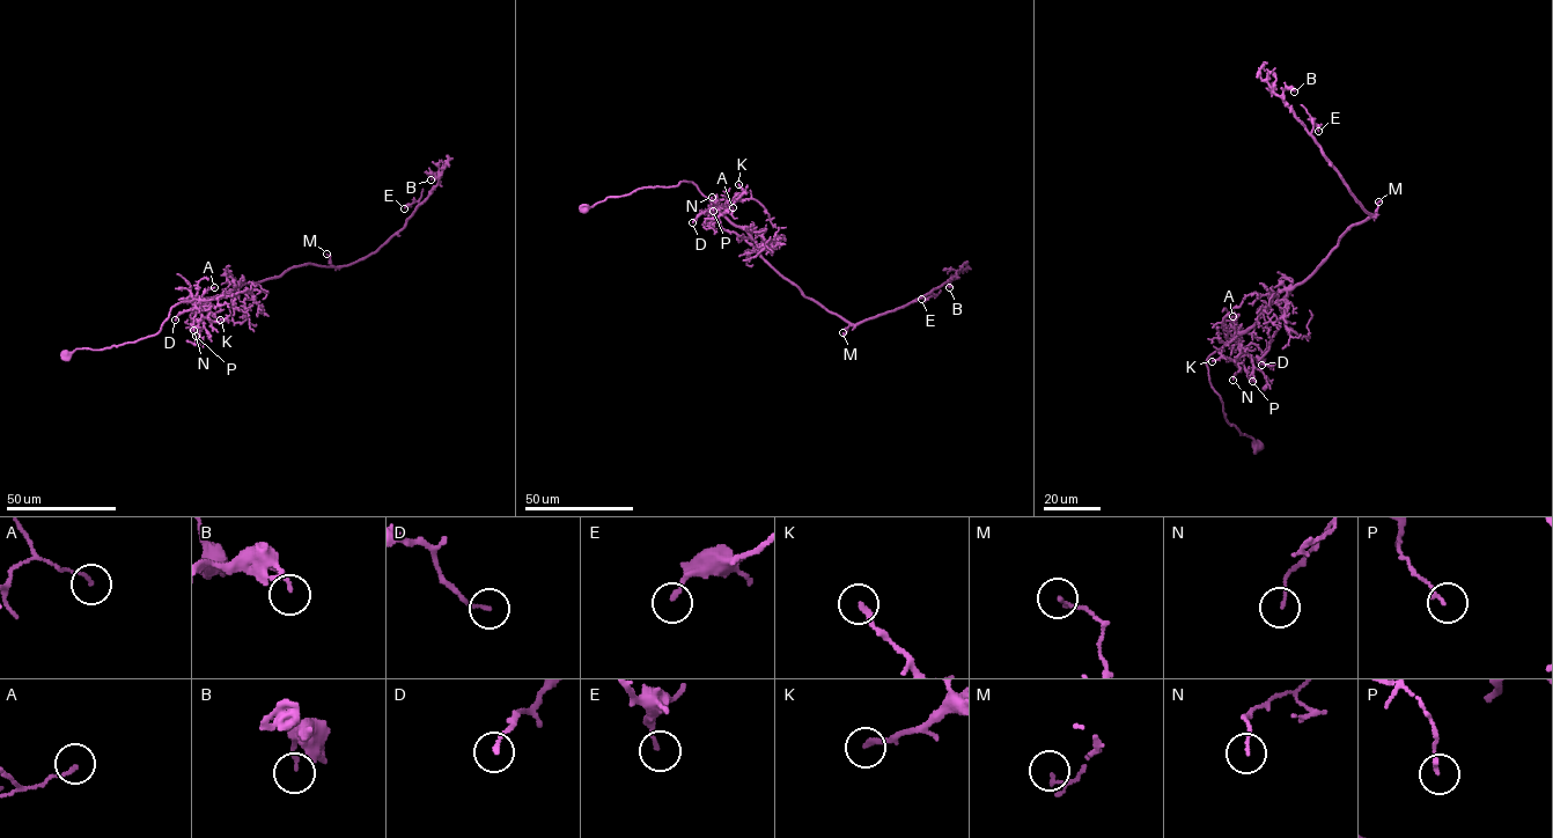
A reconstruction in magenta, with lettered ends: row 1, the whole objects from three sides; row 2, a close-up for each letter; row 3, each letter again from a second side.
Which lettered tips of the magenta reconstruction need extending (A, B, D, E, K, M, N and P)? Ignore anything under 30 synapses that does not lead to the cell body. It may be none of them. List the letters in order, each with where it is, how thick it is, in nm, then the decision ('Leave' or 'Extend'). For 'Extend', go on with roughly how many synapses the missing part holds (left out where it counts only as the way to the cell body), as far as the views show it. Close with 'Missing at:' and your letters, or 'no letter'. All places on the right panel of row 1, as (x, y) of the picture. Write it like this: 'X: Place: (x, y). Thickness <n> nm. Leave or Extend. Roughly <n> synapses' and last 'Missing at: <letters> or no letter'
A: Place: (1233, 316). Thickness 120 nm. Leave
B: Place: (1294, 92). Thickness 130 nm. Leave
D: Place: (1261, 365). Thickness 140 nm. Leave
E: Place: (1318, 131). Thickness 140 nm. Leave
K: Place: (1212, 361). Thickness 200 nm. Leave
M: Place: (1378, 201). Thickness 140 nm. Leave
N: Place: (1233, 380). Thickness 90 nm. Leave
P: Place: (1252, 381). Thickness 130 nm. Leave
Missing at: no letter

